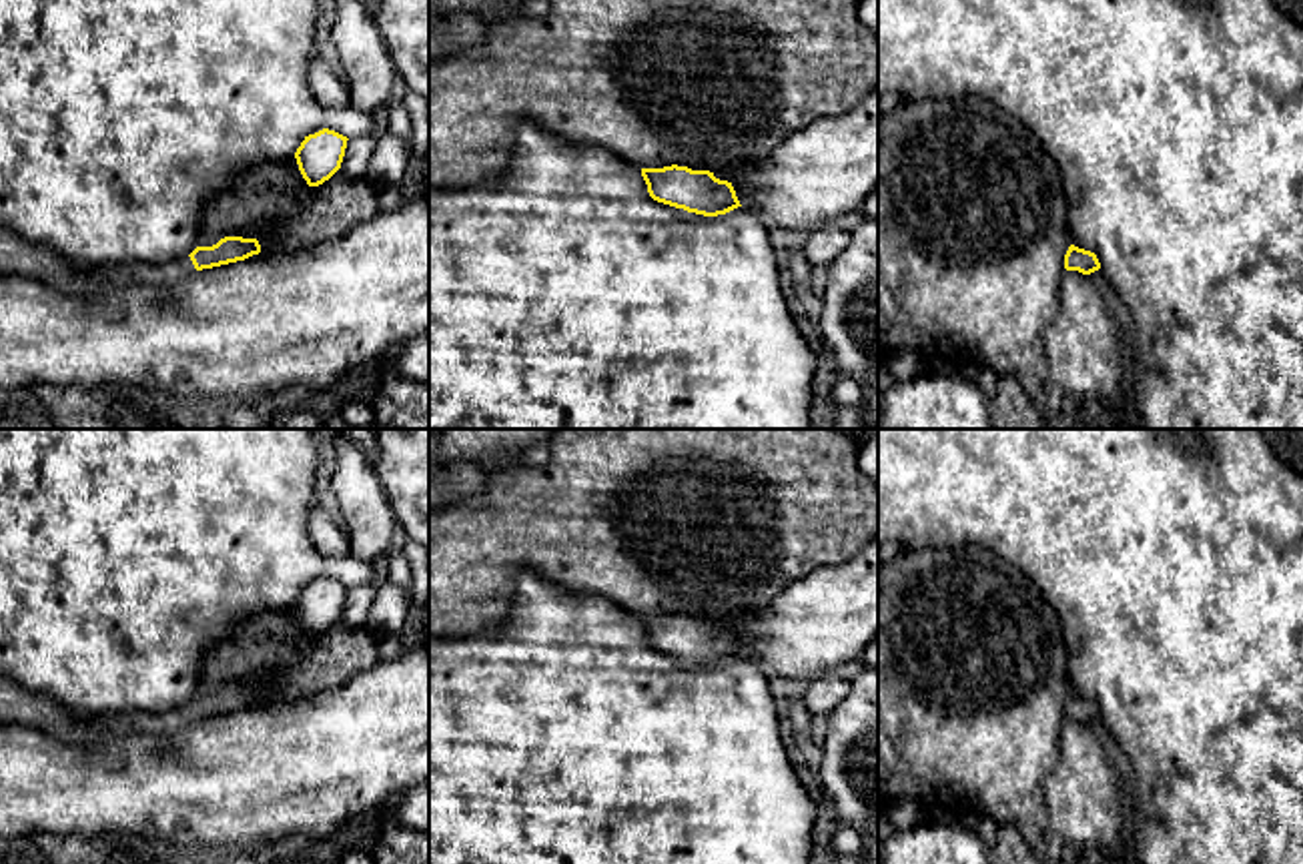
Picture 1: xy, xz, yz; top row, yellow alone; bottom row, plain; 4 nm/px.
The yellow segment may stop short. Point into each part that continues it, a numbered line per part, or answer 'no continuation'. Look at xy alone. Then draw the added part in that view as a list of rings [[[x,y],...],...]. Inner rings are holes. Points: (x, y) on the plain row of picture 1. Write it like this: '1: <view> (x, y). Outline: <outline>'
1: xy (129, 722). Outline: [[[188,704],[160,714],[122,712],[84,720],[98,722],[114,738],[132,734],[172,734],[196,722]]]

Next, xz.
no continuation

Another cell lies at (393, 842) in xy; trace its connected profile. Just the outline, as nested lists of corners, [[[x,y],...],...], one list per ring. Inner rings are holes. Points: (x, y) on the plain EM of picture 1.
[[[387,818],[369,842],[375,864],[429,864],[429,836]]]

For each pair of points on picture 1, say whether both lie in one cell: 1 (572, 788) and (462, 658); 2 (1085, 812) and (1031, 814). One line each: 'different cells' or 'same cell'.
1: same cell
2: different cells

